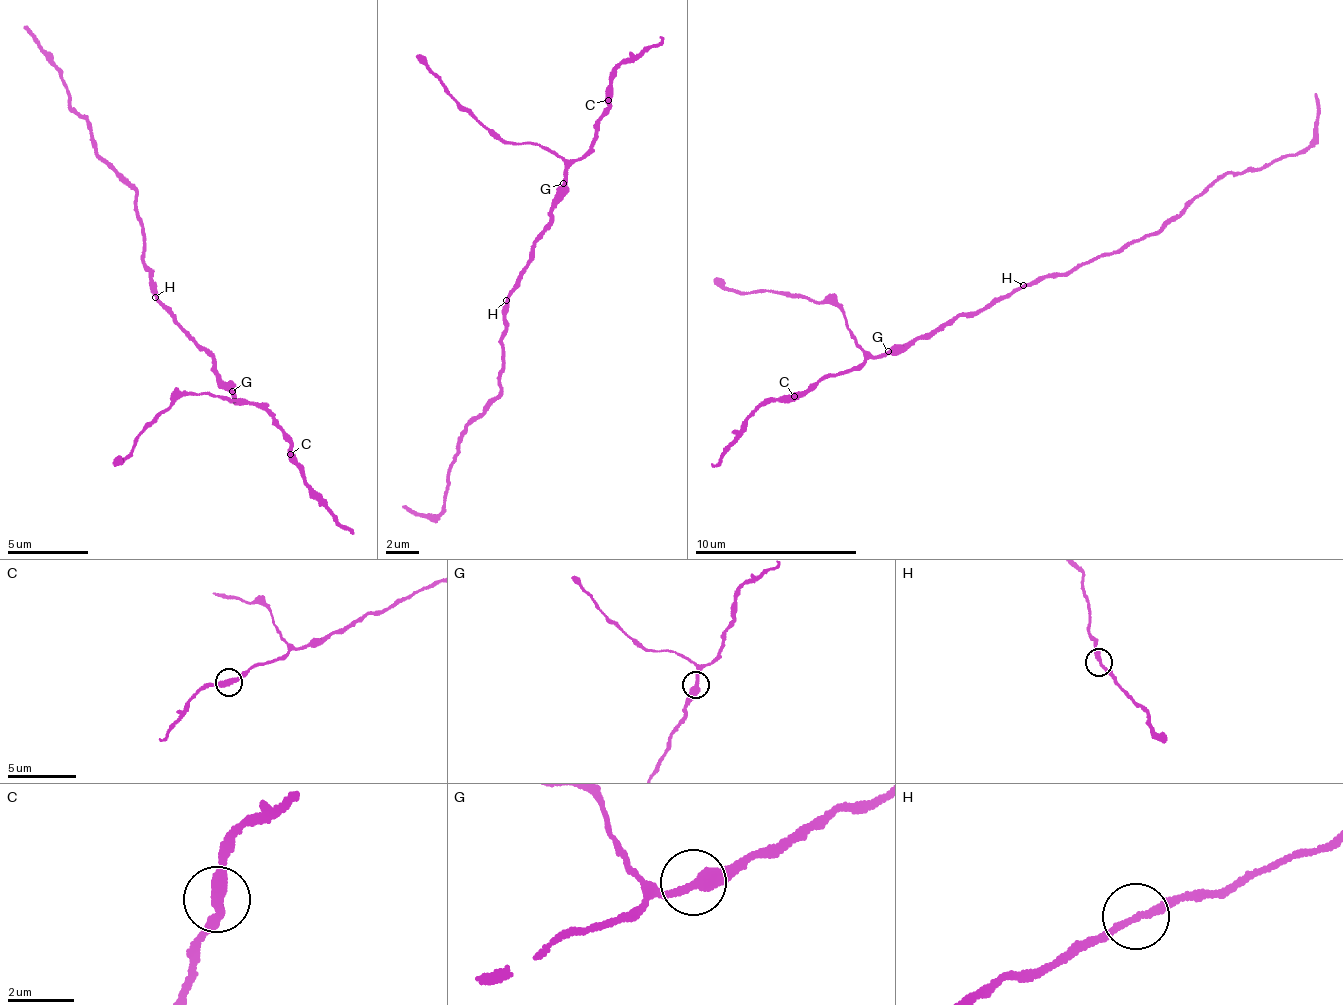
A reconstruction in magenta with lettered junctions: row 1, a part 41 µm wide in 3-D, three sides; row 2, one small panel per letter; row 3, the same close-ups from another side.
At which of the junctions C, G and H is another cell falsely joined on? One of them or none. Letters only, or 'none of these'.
C

